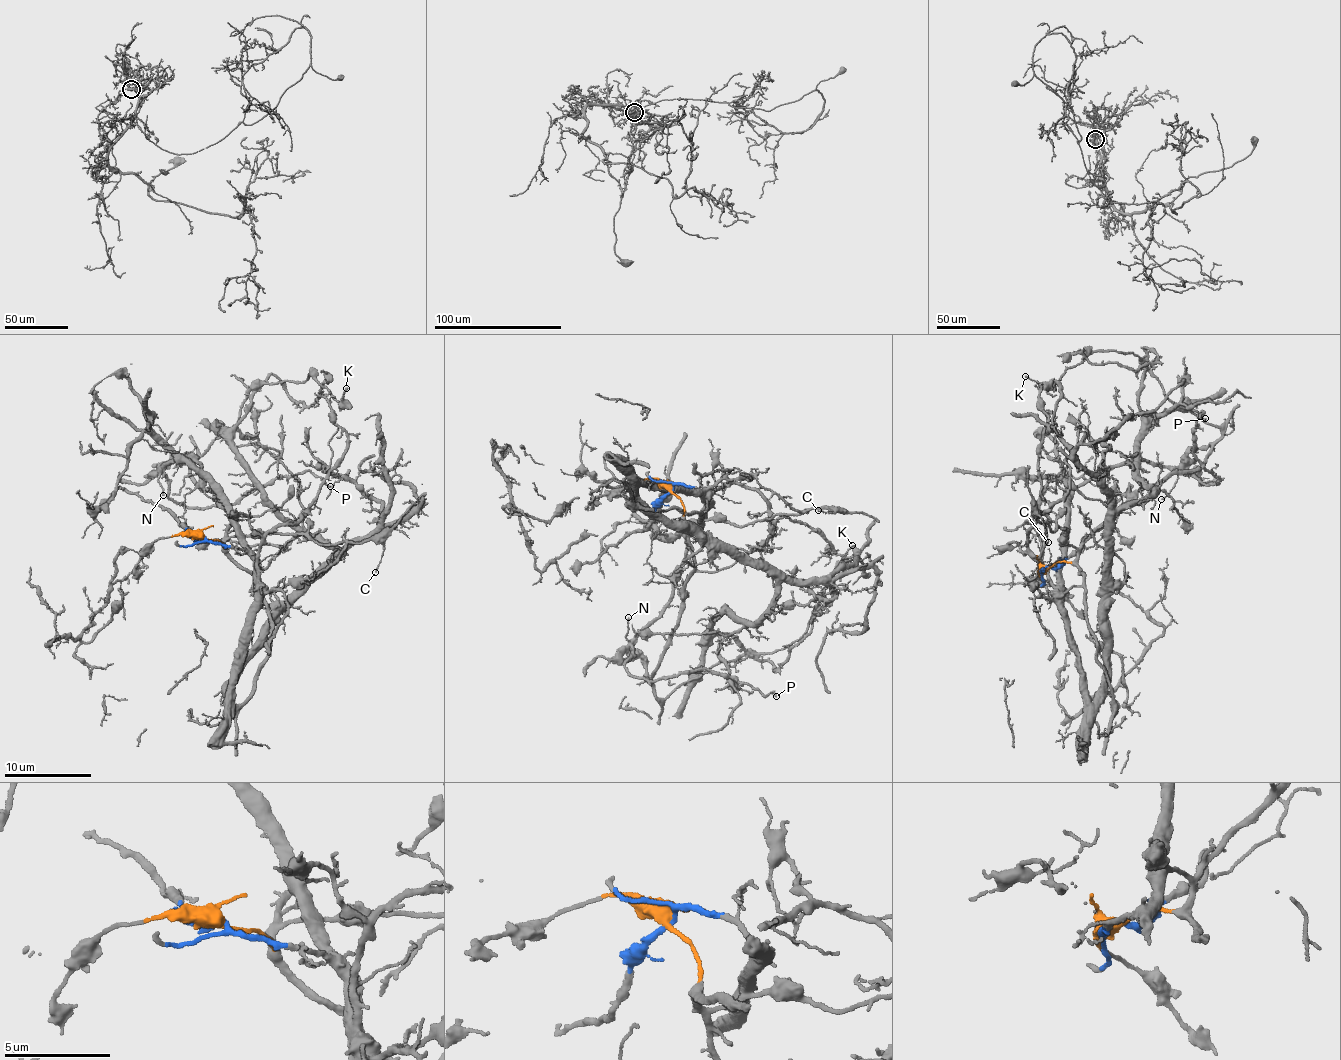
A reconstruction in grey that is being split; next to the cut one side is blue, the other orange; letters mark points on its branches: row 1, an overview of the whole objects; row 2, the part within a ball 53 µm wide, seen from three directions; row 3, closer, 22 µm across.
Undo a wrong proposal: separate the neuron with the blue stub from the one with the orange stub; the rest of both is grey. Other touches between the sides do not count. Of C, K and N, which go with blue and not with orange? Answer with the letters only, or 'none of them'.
none of them

